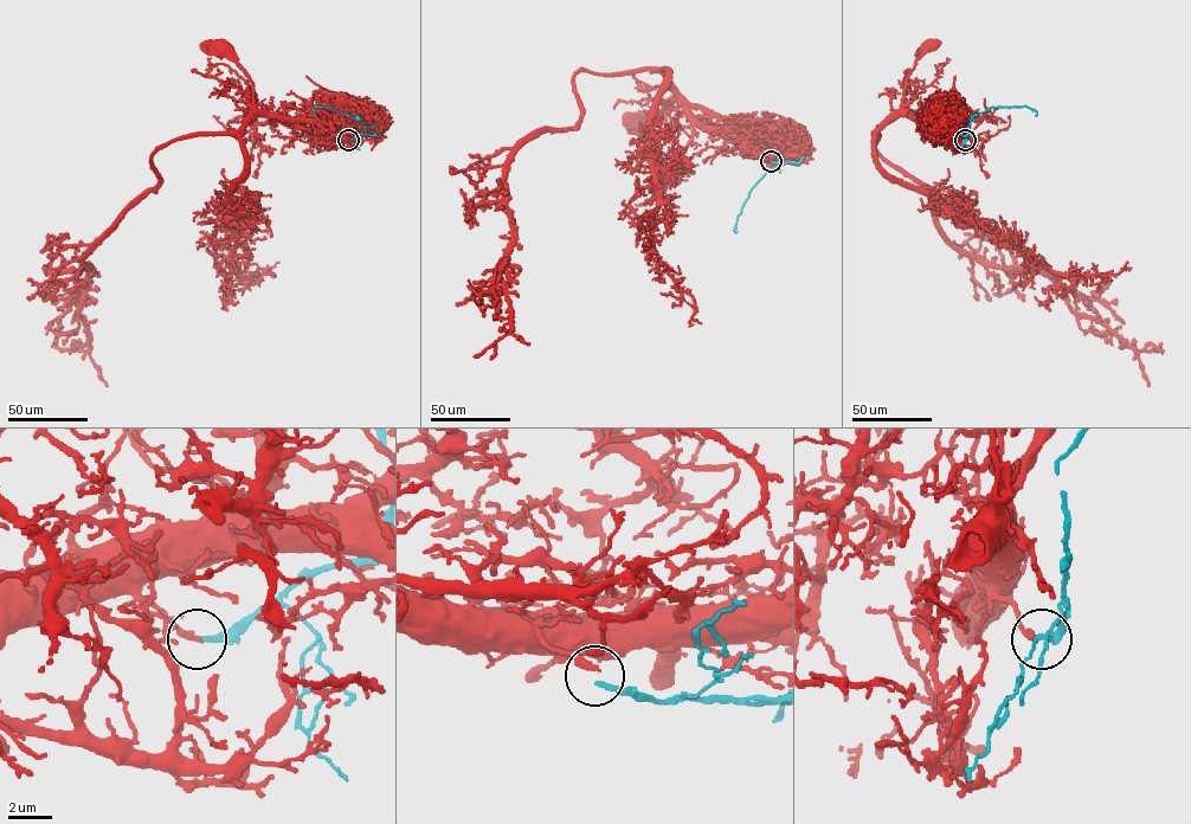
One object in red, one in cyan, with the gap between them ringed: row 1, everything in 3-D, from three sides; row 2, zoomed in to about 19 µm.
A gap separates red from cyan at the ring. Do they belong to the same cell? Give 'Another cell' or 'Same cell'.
Another cell

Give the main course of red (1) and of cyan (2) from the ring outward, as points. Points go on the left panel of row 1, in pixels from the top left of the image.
1: (348, 140), (336, 136), (323, 142), (313, 133), (259, 110), (253, 103), (250, 77), (224, 45)
2: (348, 140), (362, 128), (355, 117), (329, 107), (315, 105), (311, 109), (315, 115)

